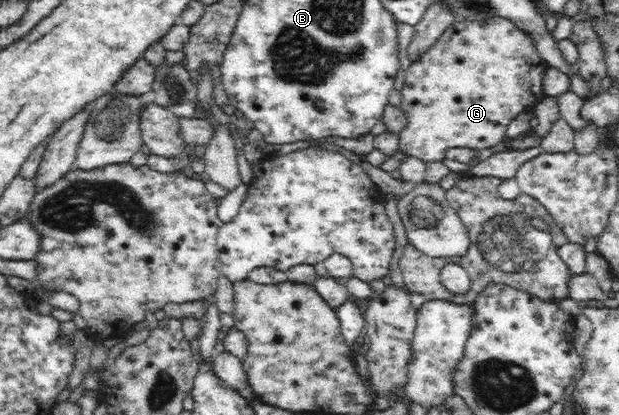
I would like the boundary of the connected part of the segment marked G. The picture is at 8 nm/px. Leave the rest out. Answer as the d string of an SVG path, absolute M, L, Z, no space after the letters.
M492 18L485 19L484 21L481 21L481 19L457 19L443 31L441 38L432 45L429 51L425 55L420 56L420 61L421 63L414 63L413 66L406 68L406 71L403 72L403 81L399 85L401 104L398 108L405 114L407 125L405 125L405 128L397 136L399 136L399 151L425 163L442 162L446 159L445 152L454 147L481 150L499 145L499 143L507 138L505 132L512 120L516 119L521 113L529 109L531 110L545 96L543 81L545 81L545 75L549 71L549 66L543 61L541 55L539 55L530 34L517 27L516 23L510 21L510 19Z

